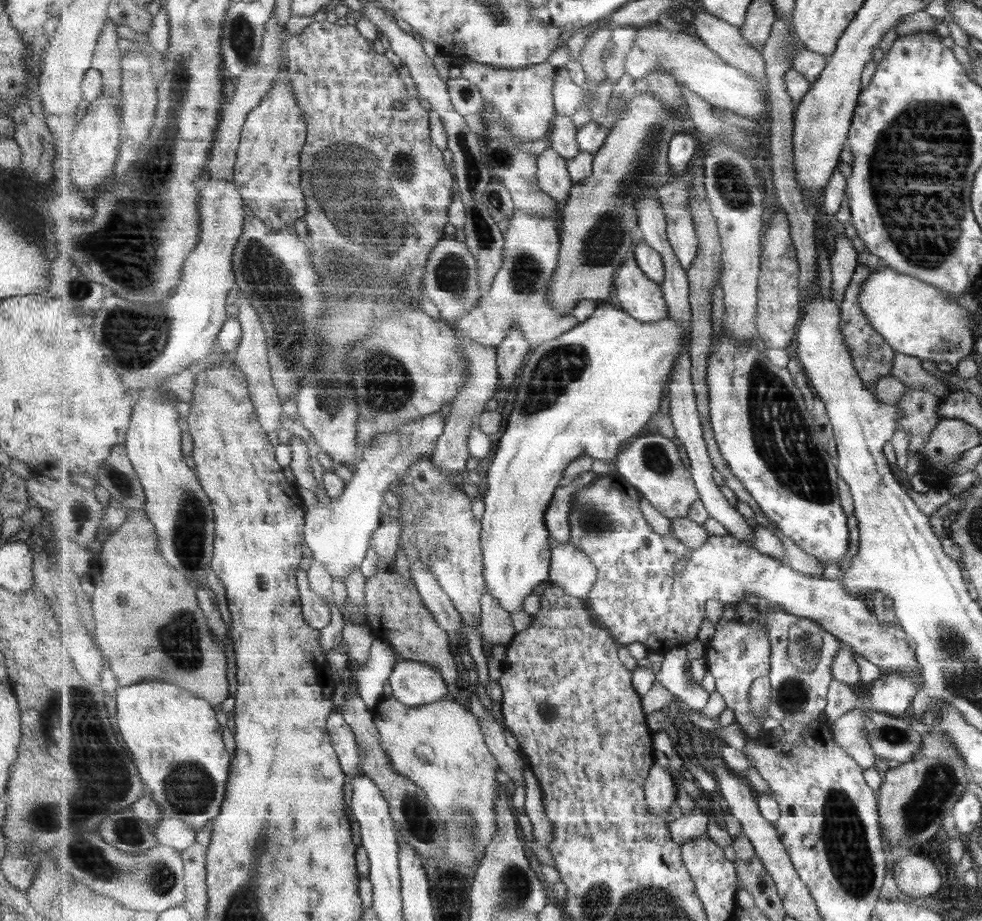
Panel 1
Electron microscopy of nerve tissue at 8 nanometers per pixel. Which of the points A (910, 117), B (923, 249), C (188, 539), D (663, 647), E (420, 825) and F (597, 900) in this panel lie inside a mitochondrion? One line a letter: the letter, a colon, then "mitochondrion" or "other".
A: other
B: mitochondrion
C: mitochondrion
D: other
E: mitochondrion
F: mitochondrion

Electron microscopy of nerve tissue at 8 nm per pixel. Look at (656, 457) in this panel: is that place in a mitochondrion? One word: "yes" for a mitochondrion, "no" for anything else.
yes

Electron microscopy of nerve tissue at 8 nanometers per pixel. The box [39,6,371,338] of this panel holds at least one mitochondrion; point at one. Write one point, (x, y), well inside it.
(181, 83)

